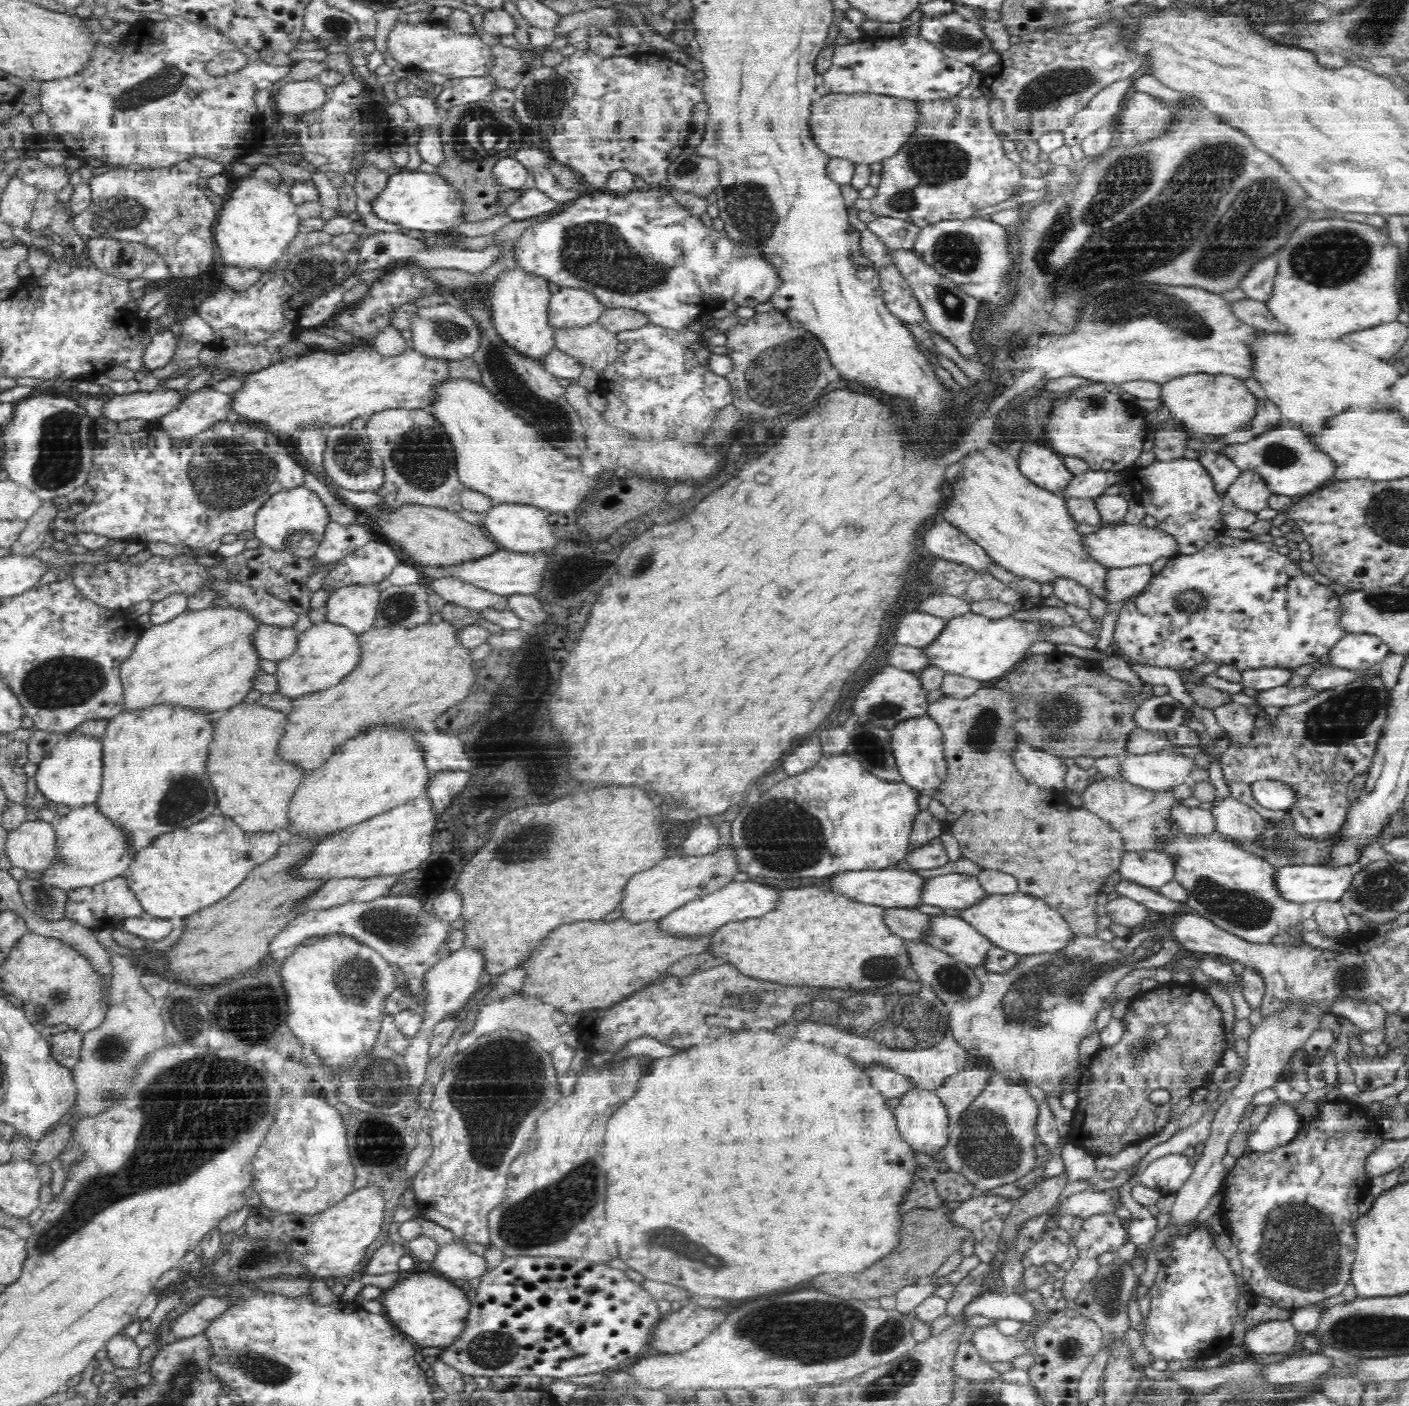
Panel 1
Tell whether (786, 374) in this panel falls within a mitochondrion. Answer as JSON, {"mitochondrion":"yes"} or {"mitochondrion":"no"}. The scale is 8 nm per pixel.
{"mitochondrion":"yes"}

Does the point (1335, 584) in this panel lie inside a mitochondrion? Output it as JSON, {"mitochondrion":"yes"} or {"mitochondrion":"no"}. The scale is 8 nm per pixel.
{"mitochondrion":"no"}

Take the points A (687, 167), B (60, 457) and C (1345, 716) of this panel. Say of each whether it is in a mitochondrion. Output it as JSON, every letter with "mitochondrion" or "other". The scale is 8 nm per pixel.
{"A":"mitochondrion","B":"mitochondrion","C":"mitochondrion"}

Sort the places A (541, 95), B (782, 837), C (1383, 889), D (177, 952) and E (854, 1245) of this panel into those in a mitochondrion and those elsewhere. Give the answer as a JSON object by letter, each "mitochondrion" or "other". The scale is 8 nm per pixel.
{"A":"mitochondrion","B":"mitochondrion","C":"mitochondrion","D":"other","E":"other"}

